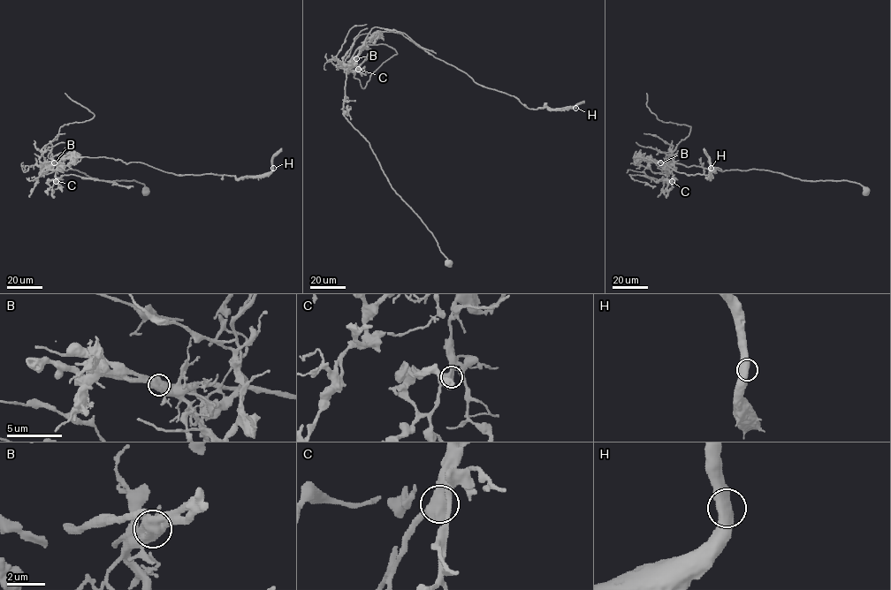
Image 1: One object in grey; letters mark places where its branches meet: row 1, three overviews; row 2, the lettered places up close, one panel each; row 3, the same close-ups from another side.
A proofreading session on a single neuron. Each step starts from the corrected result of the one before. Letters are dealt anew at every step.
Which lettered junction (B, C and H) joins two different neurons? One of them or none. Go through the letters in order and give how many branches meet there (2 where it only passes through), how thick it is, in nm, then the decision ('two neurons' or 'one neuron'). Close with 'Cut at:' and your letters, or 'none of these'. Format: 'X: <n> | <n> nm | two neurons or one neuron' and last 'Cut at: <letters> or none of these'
B: 2 | 700 nm | two neurons
C: 2 | 600 nm | one neuron
H: 2 | 650 nm | one neuron
Cut at: B

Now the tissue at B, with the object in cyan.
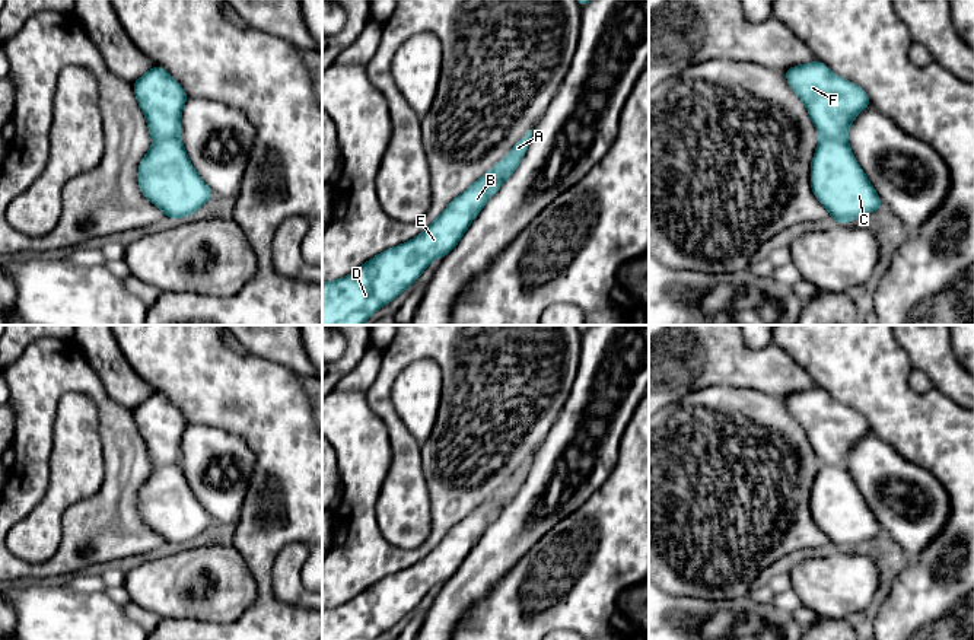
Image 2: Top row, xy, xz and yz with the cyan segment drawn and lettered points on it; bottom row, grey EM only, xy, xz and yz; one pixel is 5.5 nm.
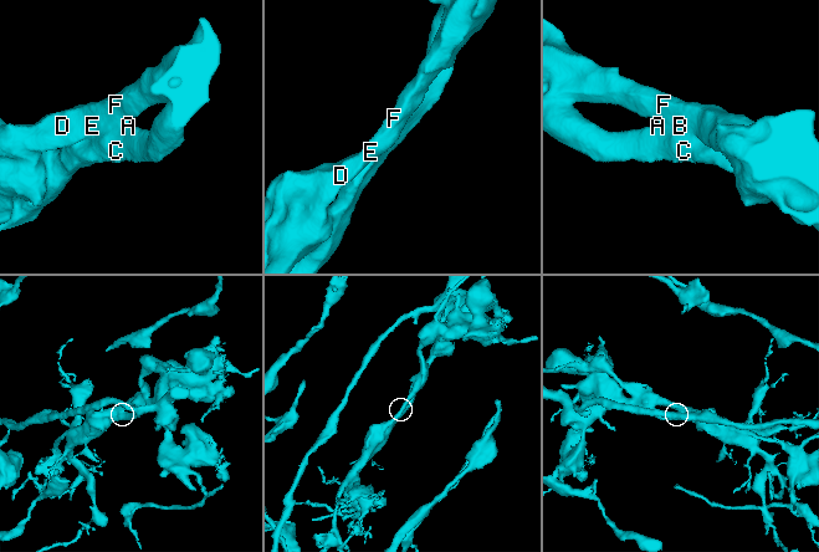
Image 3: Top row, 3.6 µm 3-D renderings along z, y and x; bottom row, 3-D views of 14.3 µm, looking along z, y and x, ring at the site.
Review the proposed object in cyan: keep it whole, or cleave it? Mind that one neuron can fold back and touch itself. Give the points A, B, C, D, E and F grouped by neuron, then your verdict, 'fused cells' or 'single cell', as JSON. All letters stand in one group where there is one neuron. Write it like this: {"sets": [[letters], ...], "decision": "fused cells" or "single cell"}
{"sets": [["A", "C"], ["B", "D", "E", "F"]], "decision": "fused cells"}

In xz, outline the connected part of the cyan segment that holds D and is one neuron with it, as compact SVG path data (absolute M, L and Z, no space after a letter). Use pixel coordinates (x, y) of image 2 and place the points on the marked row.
M484 175L478 178L467 191L452 200L423 233L378 254L343 278L324 281L322 325L363 325L373 312L388 305L413 284L433 259L443 258L456 246L472 219L486 206L491 190L493 181L490 176Z

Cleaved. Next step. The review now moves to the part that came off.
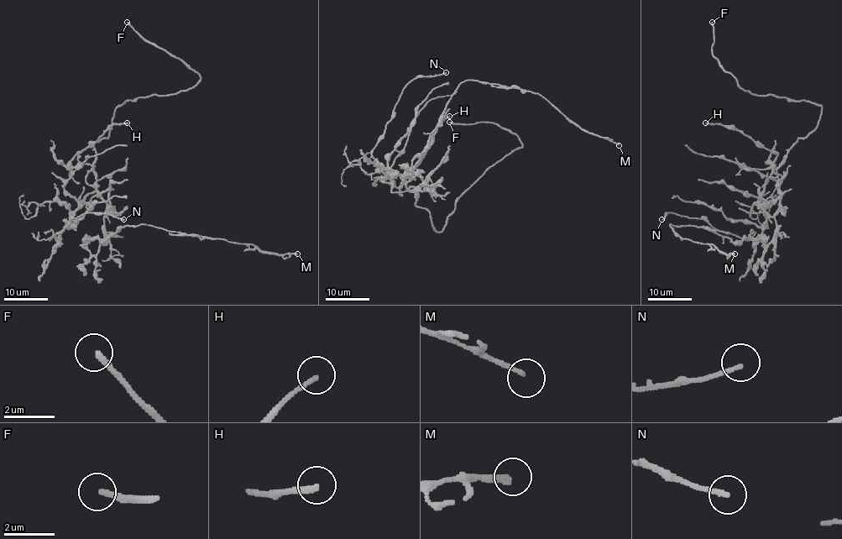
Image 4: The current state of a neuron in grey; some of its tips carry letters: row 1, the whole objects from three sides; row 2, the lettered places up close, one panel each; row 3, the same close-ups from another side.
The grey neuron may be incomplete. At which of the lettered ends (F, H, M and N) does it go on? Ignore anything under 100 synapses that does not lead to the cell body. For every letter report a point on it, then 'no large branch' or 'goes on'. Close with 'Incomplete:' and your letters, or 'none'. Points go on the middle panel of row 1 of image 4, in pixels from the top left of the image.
F: at (449, 122); goes on
H: at (449, 116); no large branch
M: at (619, 145); no large branch
N: at (446, 72); no large branch
Incomplete: F

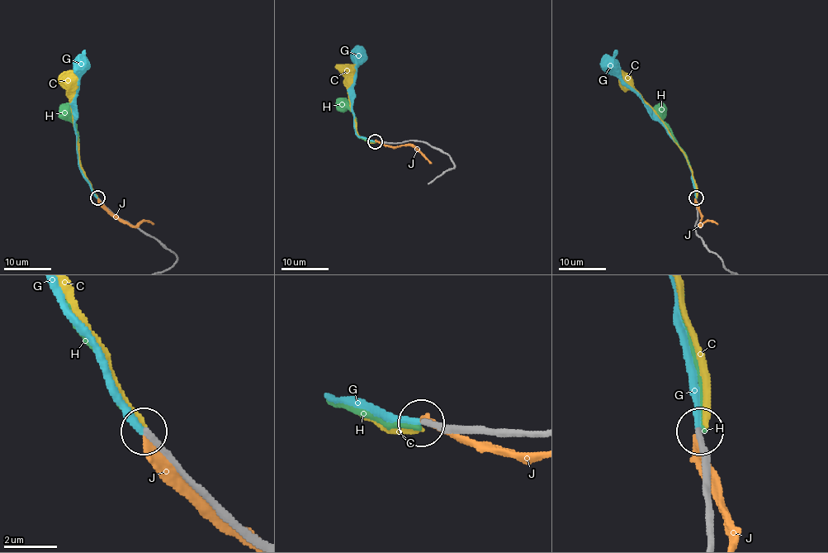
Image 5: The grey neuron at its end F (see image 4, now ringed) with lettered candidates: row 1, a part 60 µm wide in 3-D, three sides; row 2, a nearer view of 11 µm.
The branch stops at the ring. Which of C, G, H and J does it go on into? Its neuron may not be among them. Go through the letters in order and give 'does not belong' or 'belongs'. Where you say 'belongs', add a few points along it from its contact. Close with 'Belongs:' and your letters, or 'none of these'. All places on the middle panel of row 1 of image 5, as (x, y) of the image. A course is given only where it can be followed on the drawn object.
C: does not belong
G: belongs | via (375, 140), (360, 137), (354, 130), (352, 88), (356, 56)
H: does not belong
J: does not belong
Belongs: G

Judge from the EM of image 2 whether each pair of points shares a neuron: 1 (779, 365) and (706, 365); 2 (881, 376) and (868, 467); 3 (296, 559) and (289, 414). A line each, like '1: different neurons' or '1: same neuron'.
1: same neuron
2: different neurons
3: different neurons

